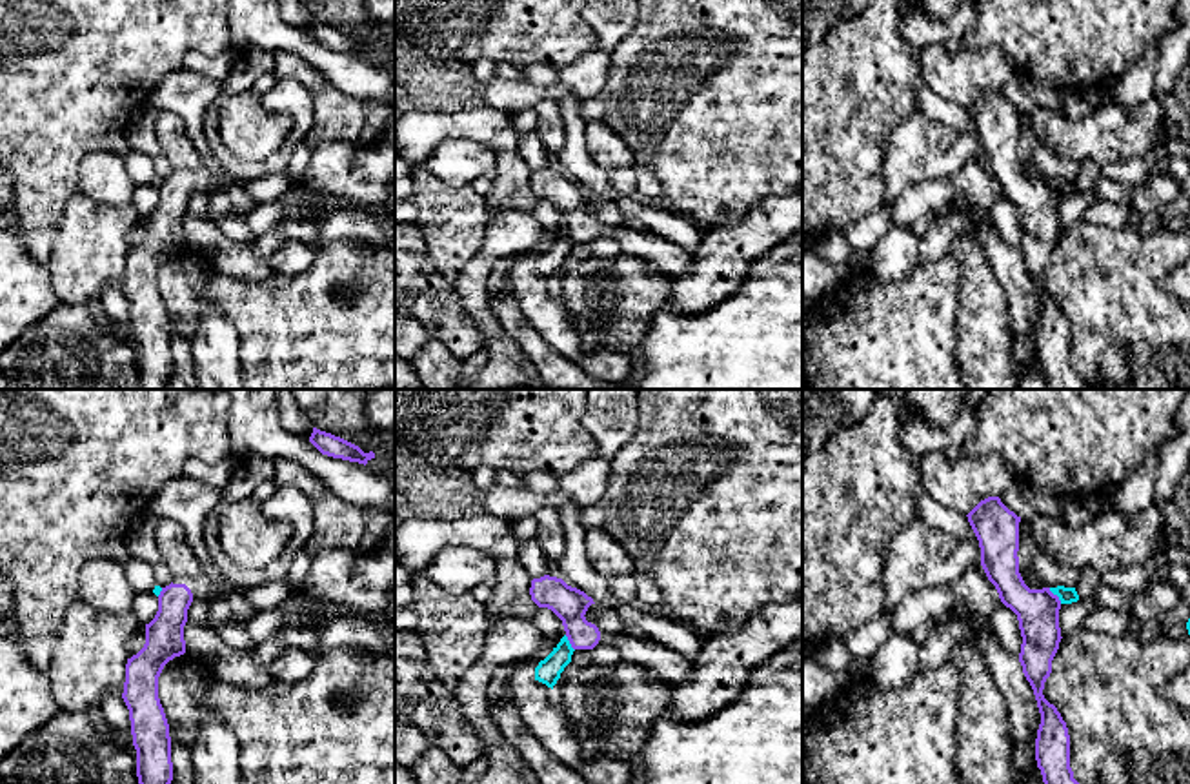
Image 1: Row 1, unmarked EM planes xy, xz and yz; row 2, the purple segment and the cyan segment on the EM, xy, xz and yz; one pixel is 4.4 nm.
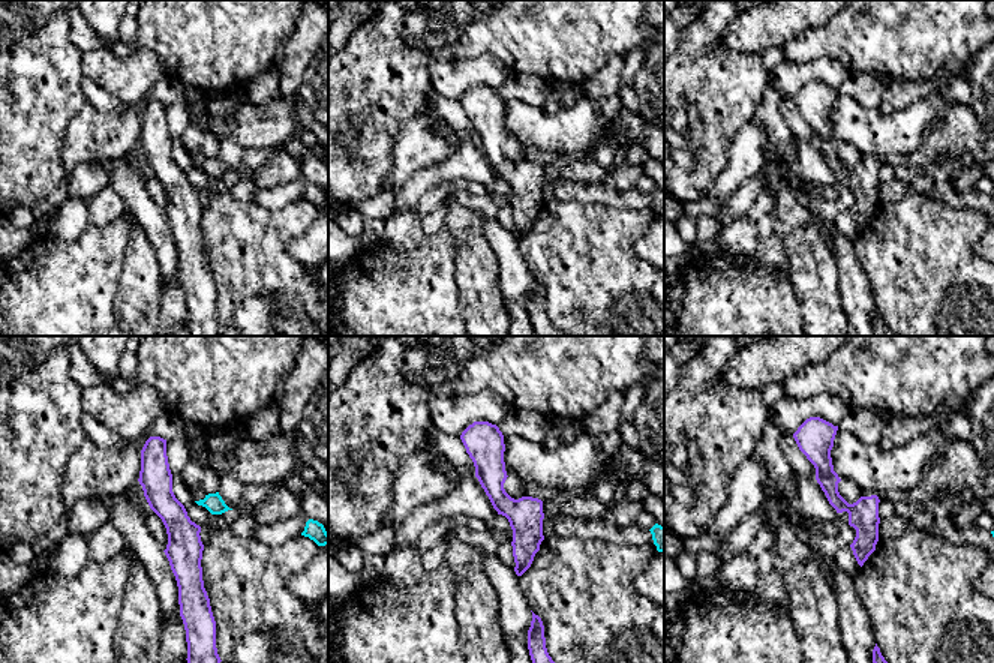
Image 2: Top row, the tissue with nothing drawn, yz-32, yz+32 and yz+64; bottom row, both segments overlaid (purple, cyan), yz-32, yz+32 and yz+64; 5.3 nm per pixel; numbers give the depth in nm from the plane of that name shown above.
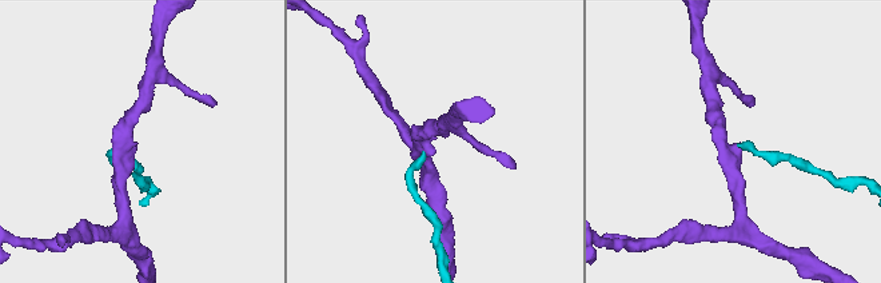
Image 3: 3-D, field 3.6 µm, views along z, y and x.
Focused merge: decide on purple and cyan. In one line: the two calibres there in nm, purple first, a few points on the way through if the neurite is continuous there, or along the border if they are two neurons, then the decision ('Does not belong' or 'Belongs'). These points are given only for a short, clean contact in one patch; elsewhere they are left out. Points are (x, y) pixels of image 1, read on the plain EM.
Thickness 190 nm (purple) against 80 nm. Boundary: yz (1048, 180), (1061, 195). Does not belong

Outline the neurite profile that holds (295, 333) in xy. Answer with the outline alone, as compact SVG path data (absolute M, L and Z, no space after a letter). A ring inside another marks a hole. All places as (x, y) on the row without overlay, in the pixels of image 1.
M333 240L298 275L273 273L255 282L213 267L189 246L158 269L169 320L193 340L204 304L215 304L240 337L244 389L389 389L395 387L395 244Z

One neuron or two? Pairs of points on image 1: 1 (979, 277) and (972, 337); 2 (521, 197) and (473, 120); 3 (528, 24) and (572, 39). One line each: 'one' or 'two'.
1: one
2: one
3: one

